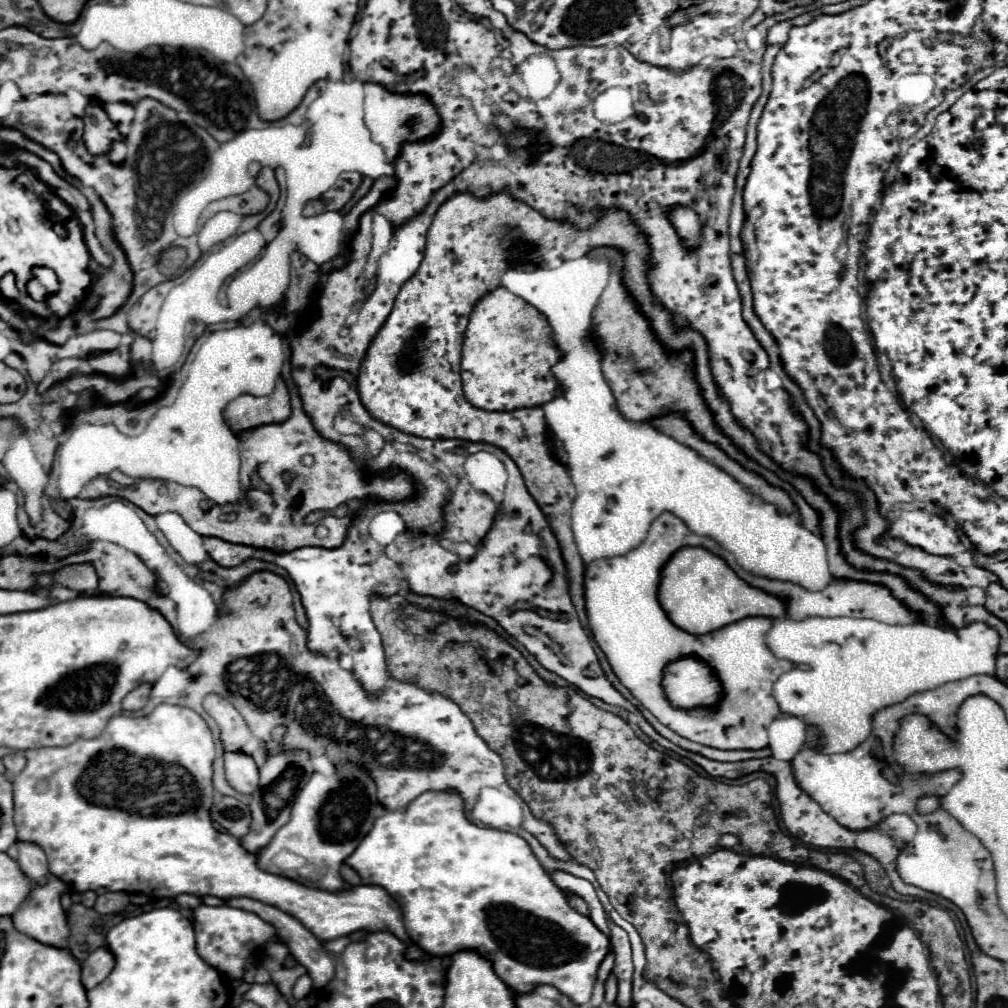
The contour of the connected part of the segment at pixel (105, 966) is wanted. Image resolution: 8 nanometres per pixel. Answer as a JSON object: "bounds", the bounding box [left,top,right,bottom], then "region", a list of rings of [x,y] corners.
{"bounds":[81,946,113,990],"region":[[[105,946],[91,952],[87,956],[87,960],[81,962],[81,984],[83,984],[83,988],[91,990],[97,984],[101,984],[107,978],[107,974],[111,972],[111,968],[113,968],[113,956]]]}

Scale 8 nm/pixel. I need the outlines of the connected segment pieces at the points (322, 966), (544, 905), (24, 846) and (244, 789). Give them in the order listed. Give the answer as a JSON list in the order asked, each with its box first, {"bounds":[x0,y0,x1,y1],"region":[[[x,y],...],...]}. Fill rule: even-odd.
[{"bounds":[225,898,335,990],"region":[[[231,898],[231,900],[225,900],[225,904],[227,904],[227,906],[233,906],[233,908],[247,910],[247,912],[253,912],[253,914],[261,916],[263,920],[271,922],[271,924],[277,928],[279,936],[287,942],[287,948],[289,948],[289,952],[293,954],[293,958],[295,958],[301,966],[307,968],[307,974],[309,974],[311,980],[313,980],[313,988],[317,988],[317,990],[319,990],[319,988],[325,988],[325,986],[333,980],[333,976],[335,976],[335,964],[333,964],[331,954],[325,952],[323,944],[321,944],[303,924],[299,924],[299,920],[295,920],[293,916],[281,912],[281,910],[275,908],[275,906],[269,906],[269,904],[263,904],[263,902],[259,902],[259,900],[251,900],[251,898]]]},{"bounds":[345,792,609,1004],"region":[[[425,792],[419,798],[415,798],[405,810],[395,810],[395,812],[387,812],[385,816],[377,818],[371,832],[361,840],[359,848],[355,848],[355,852],[345,860],[347,866],[351,866],[359,876],[363,884],[379,884],[381,888],[385,888],[387,892],[391,892],[391,896],[399,902],[399,906],[403,908],[403,918],[405,918],[405,930],[411,936],[411,940],[423,948],[425,952],[439,956],[439,958],[447,958],[451,956],[451,952],[459,952],[459,948],[471,948],[475,952],[479,952],[479,956],[489,956],[495,974],[511,988],[517,992],[529,992],[533,986],[537,984],[551,984],[555,986],[561,994],[569,996],[575,1004],[587,1004],[591,1000],[595,982],[597,982],[597,968],[601,964],[601,960],[607,954],[607,946],[609,946],[609,938],[605,934],[601,934],[593,922],[581,914],[577,914],[569,904],[565,894],[553,884],[551,876],[541,868],[539,860],[535,858],[535,854],[531,852],[529,844],[513,834],[513,832],[503,832],[503,830],[495,830],[495,828],[483,828],[483,826],[475,826],[471,824],[465,814],[463,814],[463,800],[459,794],[449,794],[449,792]]]},{"bounds":[17,842,49,884],"region":[[[17,842],[19,846],[19,866],[23,870],[23,874],[31,880],[35,880],[35,884],[39,884],[39,880],[47,880],[49,876],[49,868],[47,868],[47,858],[45,852],[35,846],[35,844],[27,844],[27,842]]]},{"bounds":[225,752,259,796],"region":[[[241,752],[225,754],[225,778],[239,794],[251,796],[259,786],[259,772],[251,756]]]}]

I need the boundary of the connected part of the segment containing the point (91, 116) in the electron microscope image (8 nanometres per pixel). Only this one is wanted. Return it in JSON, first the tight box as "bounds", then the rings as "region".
{"bounds":[83,102,123,156],"region":[[[91,102],[87,106],[87,118],[83,122],[85,122],[83,140],[85,140],[87,150],[93,156],[107,154],[111,150],[113,142],[123,140],[123,136],[119,134],[117,126],[109,120],[105,110],[99,104],[95,104],[95,102]]]}

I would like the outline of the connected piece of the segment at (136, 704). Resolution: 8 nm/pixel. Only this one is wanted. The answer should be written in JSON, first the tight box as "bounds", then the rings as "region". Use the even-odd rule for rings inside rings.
{"bounds":[123,684,151,712],"region":[[[141,684],[133,692],[129,692],[123,698],[123,710],[125,712],[137,712],[137,710],[141,710],[145,706],[147,698],[149,698],[149,692],[151,692],[151,686],[149,684]]]}

